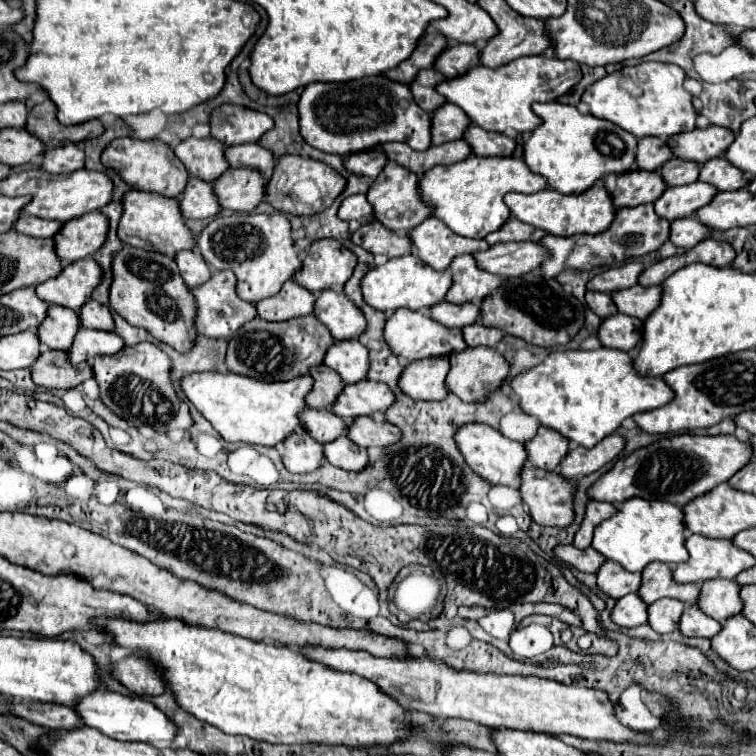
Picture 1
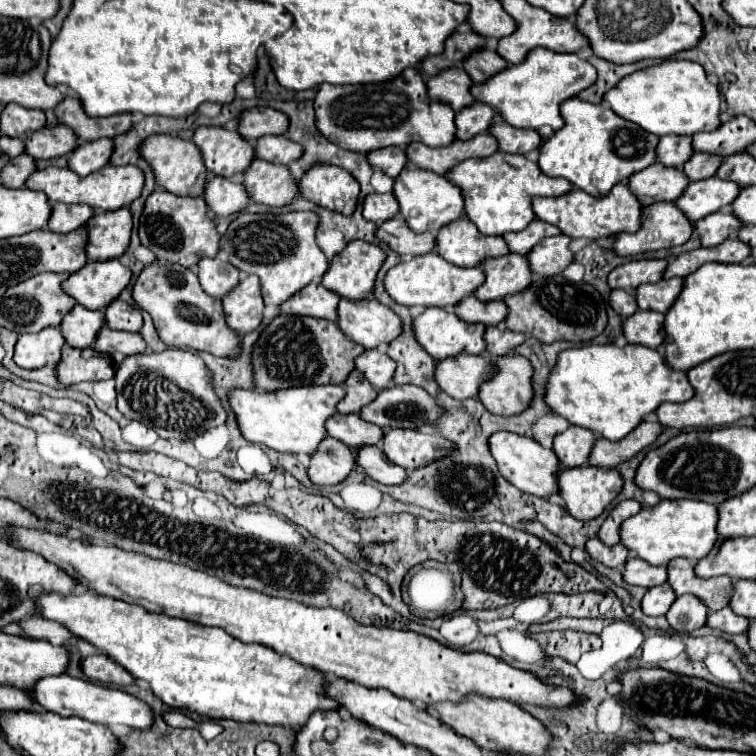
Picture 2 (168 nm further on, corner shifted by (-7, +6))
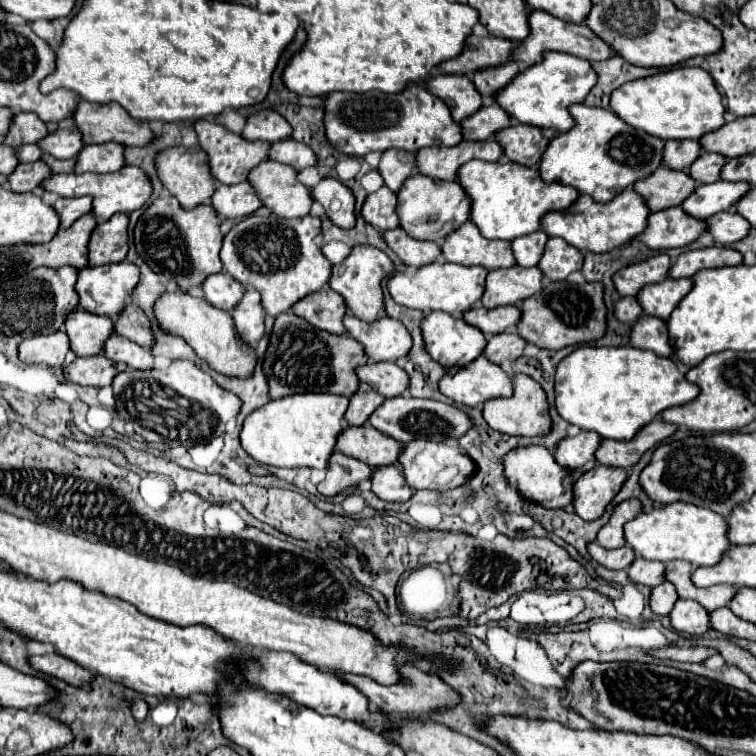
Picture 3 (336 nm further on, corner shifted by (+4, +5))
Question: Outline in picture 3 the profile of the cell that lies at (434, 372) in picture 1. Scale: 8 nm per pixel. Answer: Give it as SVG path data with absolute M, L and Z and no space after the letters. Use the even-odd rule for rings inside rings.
M479 355L465 367L447 367L441 377L441 393L461 405L481 405L491 397L509 397L511 377L485 355Z

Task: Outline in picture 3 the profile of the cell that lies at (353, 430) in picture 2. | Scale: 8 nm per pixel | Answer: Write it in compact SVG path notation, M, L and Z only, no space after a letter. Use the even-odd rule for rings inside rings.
M345 427L337 437L337 451L355 457L369 467L377 465L393 465L397 461L401 443L381 435L375 427Z

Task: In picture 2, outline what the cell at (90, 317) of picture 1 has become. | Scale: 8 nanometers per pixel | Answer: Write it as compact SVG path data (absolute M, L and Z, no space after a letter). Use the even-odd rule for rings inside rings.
M122 300L112 302L112 306L108 306L108 310L104 310L104 314L106 314L108 326L114 330L140 332L142 324L144 324L140 310L128 302L122 302Z

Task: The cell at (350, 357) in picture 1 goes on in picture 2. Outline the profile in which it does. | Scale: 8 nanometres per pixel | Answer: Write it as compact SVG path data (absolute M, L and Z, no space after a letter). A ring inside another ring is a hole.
M366 350L356 358L356 368L368 378L368 382L372 382L372 386L376 386L376 390L384 390L392 382L396 362L384 350Z

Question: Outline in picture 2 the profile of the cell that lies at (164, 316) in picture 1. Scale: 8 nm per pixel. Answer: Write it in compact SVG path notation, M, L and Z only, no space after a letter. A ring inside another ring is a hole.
M152 262L138 276L132 294L136 306L150 312L150 316L154 318L154 326L164 344L174 348L202 350L224 358L240 356L240 336L228 328L222 302L204 294L194 270Z

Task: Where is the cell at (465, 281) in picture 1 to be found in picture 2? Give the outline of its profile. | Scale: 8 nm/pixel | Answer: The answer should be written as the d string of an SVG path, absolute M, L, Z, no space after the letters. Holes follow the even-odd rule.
M506 254L498 260L488 258L482 268L486 272L486 282L474 294L482 302L504 300L510 294L524 292L532 284L532 270L528 258L520 254Z

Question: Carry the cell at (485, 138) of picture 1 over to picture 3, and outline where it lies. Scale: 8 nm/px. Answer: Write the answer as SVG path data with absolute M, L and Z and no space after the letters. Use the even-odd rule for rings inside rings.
M513 123L511 127L497 131L495 141L503 147L505 157L509 161L521 163L525 167L537 165L541 159L541 153L549 143L537 127L529 127L521 123Z

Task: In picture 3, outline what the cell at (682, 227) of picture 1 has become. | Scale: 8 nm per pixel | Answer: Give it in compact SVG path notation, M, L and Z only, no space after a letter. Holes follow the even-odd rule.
M721 211L717 215L711 215L707 223L707 231L713 235L715 245L731 245L747 235L751 225L737 213Z

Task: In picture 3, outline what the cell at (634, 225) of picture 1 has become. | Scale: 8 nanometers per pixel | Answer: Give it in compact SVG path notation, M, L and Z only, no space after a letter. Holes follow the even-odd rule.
M669 207L649 215L647 227L633 241L641 241L649 249L685 247L705 233L705 221L689 217L681 207Z

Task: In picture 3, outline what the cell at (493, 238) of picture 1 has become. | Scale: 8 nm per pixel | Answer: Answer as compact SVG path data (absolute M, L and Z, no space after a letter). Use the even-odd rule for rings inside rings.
M535 231L533 235L525 235L525 239L513 239L511 241L511 251L515 257L515 263L521 267L535 267L541 259L543 247L547 243L545 231Z

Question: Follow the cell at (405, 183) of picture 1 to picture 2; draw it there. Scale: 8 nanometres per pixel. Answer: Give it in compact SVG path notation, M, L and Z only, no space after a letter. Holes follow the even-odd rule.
M408 166L408 170L404 170L404 174L400 174L400 178L396 178L394 194L396 194L398 204L400 204L400 214L404 216L404 220L408 222L408 226L416 234L422 234L422 232L434 232L436 234L442 226L448 226L454 220L466 218L462 192L446 176L430 174L428 170Z

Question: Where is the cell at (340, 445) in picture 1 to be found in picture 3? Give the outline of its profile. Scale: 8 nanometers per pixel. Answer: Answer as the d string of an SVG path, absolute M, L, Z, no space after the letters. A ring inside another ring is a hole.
M377 467L371 475L373 493L385 501L407 501L411 487L405 483L403 473L397 467Z

